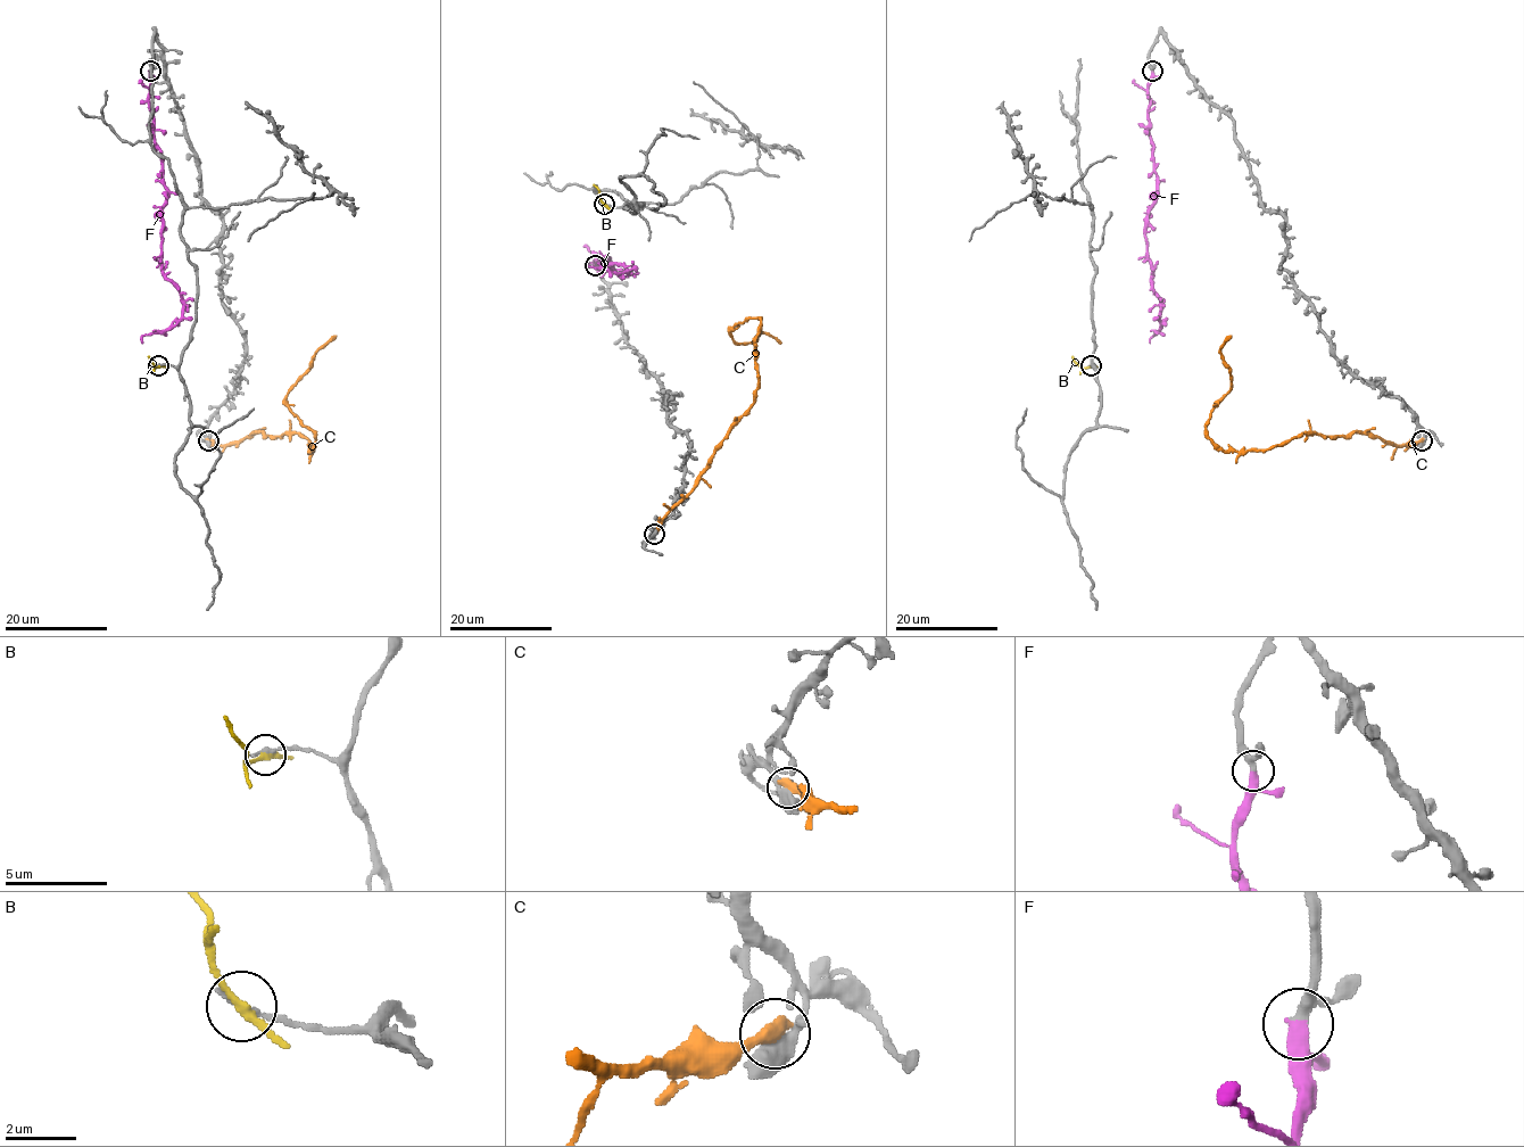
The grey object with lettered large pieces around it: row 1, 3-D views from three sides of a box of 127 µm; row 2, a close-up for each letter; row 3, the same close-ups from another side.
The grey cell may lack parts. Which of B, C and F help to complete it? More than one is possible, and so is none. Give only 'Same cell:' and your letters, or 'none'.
Same cell: F

